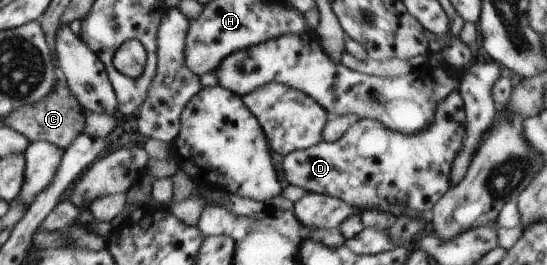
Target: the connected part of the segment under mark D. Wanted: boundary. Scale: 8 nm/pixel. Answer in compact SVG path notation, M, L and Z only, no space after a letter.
M457 90L440 102L436 108L433 122L420 133L405 136L393 132L390 128L382 127L369 119L358 119L342 134L338 141L319 141L311 148L286 154L282 160L284 178L290 185L302 188L306 193L319 193L339 199L356 208L378 210L384 204L399 204L417 213L430 213L432 206L450 188L449 175L458 152L462 149L465 138L465 113L462 96Z

